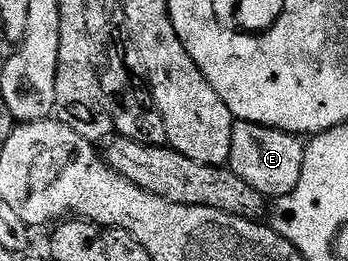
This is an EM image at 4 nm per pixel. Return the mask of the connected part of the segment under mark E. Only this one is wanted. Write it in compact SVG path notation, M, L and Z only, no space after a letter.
M235 120L232 131L232 151L228 168L244 183L256 187L268 199L277 199L291 193L300 183L304 155L306 154L303 142L295 134L285 133L260 123Z

